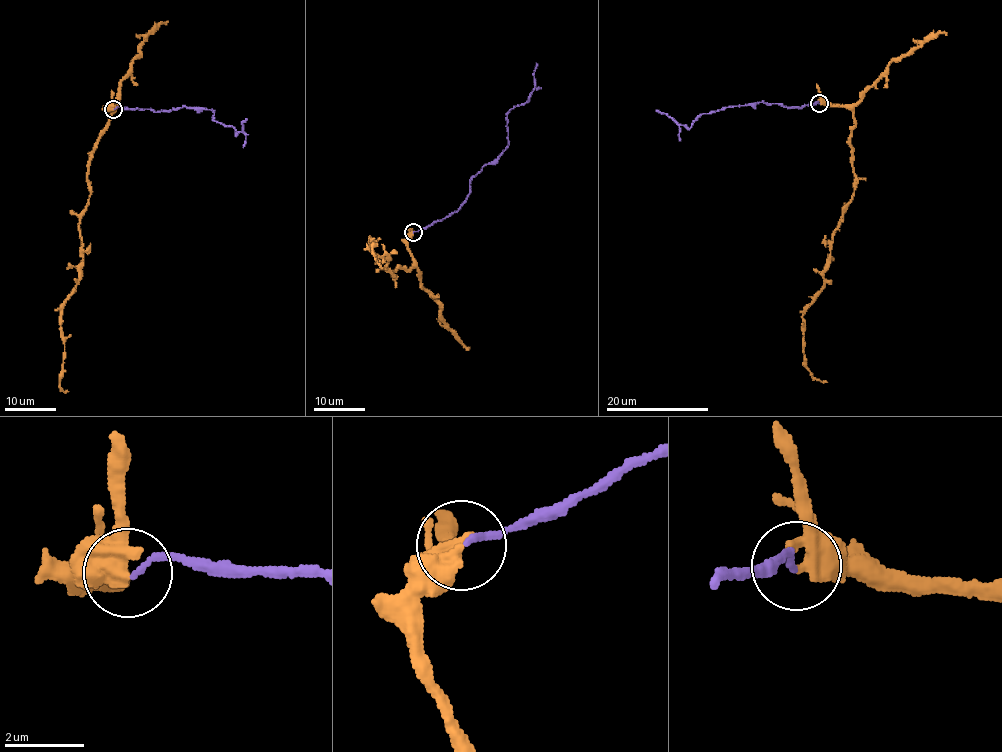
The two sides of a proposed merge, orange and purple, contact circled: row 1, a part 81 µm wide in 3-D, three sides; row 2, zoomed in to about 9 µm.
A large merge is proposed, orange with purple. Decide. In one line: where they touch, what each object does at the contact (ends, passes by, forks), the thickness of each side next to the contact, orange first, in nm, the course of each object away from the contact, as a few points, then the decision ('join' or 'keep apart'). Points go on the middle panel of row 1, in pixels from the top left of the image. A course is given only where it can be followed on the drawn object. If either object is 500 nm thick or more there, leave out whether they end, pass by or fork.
(413, 232) | orange passes by | purple ends | 360/160 nm | orange via (413, 233), (413, 262), (394, 277), (385, 268), (389, 258), (372, 250), (371, 238), (382, 269) | purple via (413, 233), (455, 212), (469, 192), (469, 181), (505, 148), (507, 113), (529, 98), (536, 63) | keep apart

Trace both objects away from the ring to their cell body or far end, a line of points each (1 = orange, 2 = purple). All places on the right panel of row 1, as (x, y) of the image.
1: (819, 103), (849, 108), (855, 126), (853, 199), (833, 236), (823, 287), (802, 316), (804, 364), (827, 382)
2: (819, 103), (801, 108), (756, 102), (729, 106), (704, 113), (689, 128), (656, 110)

